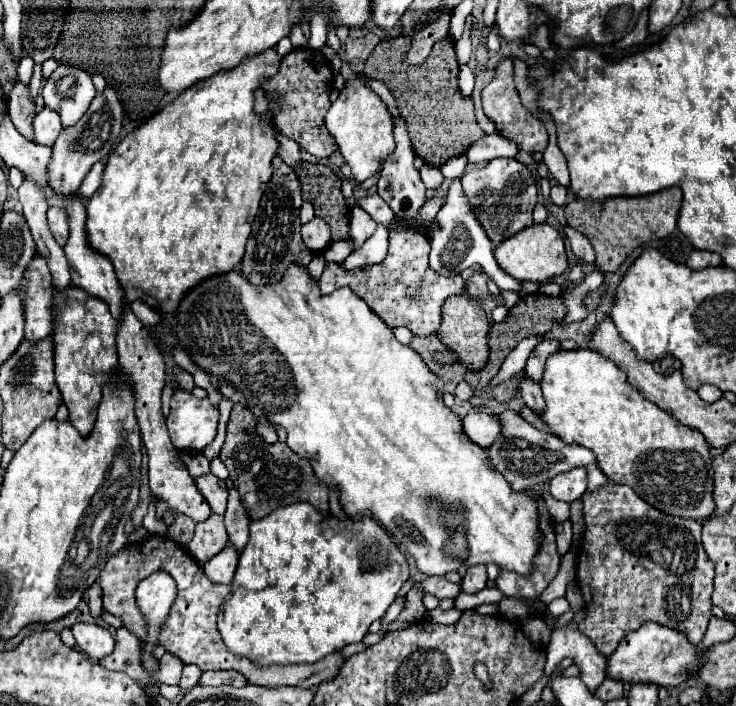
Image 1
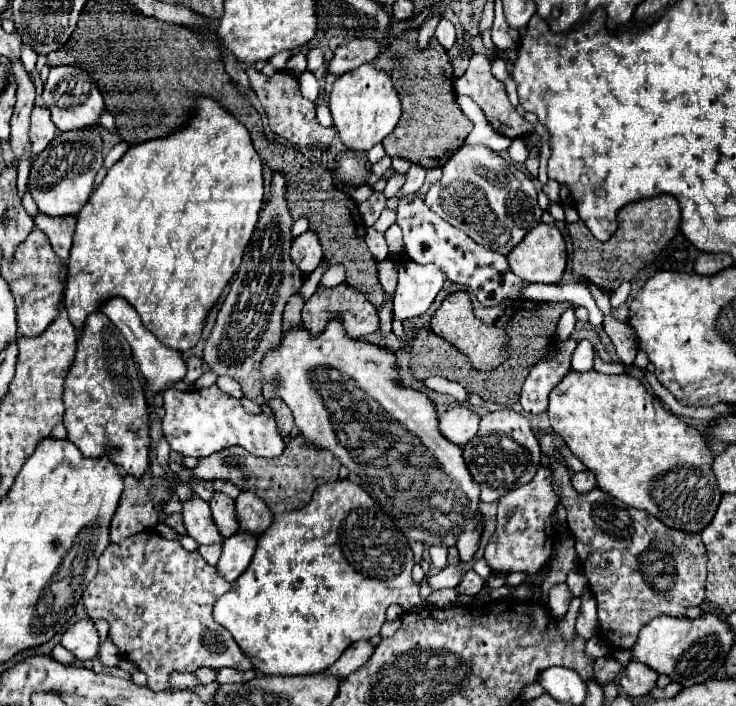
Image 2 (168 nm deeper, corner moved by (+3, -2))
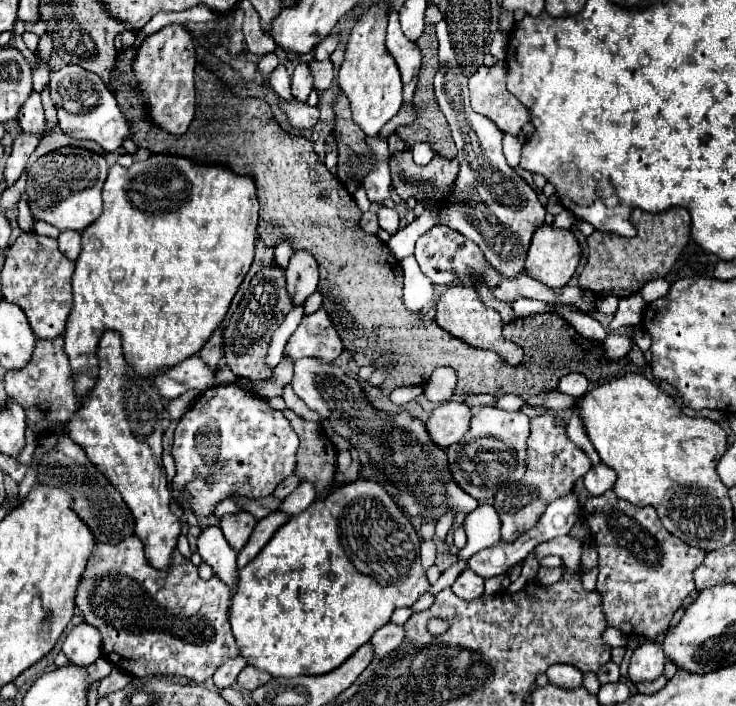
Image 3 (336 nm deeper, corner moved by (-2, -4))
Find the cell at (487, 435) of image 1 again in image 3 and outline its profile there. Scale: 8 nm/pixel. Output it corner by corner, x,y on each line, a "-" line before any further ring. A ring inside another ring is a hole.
450,400
438,406
430,414
426,422
426,430
438,446
448,448
450,444
456,444
458,440
462,440
462,436
470,428
470,420
472,420
470,406
466,402

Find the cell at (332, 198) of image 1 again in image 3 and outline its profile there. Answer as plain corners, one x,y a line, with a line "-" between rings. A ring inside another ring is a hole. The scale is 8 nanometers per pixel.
136,46
118,48
116,54
116,66
114,66
114,96
118,100
118,106
122,108
122,114
126,114
126,120
130,124
130,138
138,148
146,148
152,152
168,152
176,156
196,158
200,162
210,164
226,164
238,174
252,174
256,178
258,188
258,200
260,200
260,226
258,236
264,240
266,246
276,246
282,240
290,238
294,250
308,250
316,256
320,266
320,286
318,290
324,294
322,308
330,314
344,348
354,350
354,358
358,366
368,366
372,362
378,362
378,368
382,368
386,362
394,362
396,368
390,372
388,382
382,382
382,392
390,394
398,386
410,386
418,384
424,386
436,366
452,366
458,374
456,388
462,388
464,394
492,394
492,388
496,392
492,396
500,394
516,394
522,400
528,400
536,392
542,392
544,388
556,388
558,380
572,372
582,372
590,382
596,382
600,378
606,378
610,374
622,372
622,368
628,364
628,358
622,358
618,362
610,362
604,358
602,344
582,338
580,334
562,320
558,314
534,314
516,318
510,324
504,326
504,336
518,346
524,348
524,364
520,366
508,366
504,364
494,352
478,350
462,340
450,336
446,330
442,330
434,320
430,318
418,318
420,314
408,312
402,304
402,268
400,262
392,256
388,256
388,246
380,242
376,236
370,236
362,232
358,220
362,216
358,204
350,196
350,192
336,180
336,176
320,162
316,152
312,150
312,142
308,142
302,136
290,136
286,134
274,120
270,106
260,98
250,96
238,96
232,92
232,88
204,62
196,64
194,70
194,82
196,82
196,116
184,136
172,136
162,128
156,128
156,124
148,118
148,108
144,102
142,92
138,90
138,82
134,80
134,56

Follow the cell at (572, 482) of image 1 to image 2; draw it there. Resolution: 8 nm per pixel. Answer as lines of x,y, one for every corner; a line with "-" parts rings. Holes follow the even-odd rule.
585,470
585,472
577,472
577,474
573,474
571,482
573,482
573,488
575,488
577,492
581,492
581,494
585,494
585,492
597,488
597,480
595,480
595,474
593,474
591,470

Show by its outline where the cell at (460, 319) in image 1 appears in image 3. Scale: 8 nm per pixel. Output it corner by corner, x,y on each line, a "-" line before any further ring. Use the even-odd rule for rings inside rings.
452,286
446,292
442,292
438,298
438,304
436,304
436,324
440,328
444,328
446,332
450,332
454,338
458,338
474,348
496,352
510,366
518,366
522,362
522,356
524,356
522,348
502,336
502,320
500,320
498,312
492,308
486,308
472,288

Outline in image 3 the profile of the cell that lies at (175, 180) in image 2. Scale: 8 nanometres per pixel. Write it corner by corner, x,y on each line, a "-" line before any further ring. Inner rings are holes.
152,154
148,160
140,164
132,164
130,168
122,166
112,166
106,178
106,184
102,188
102,198
104,198
104,210
90,224
88,228
82,230
82,252
76,260
76,270
72,278
72,294
74,294
74,306
66,322
66,332
64,332
64,342
66,342
66,354
70,358
70,364
74,368
74,382
76,382
76,396
78,396
78,406
82,400
88,396
90,388
94,386
98,378
98,340
104,330
116,330
122,336
122,348
126,360
136,368
138,374
144,378
152,378
160,368
170,368
194,354
200,352
200,348
206,344
206,340
212,336
212,332
220,326
224,320
228,306
244,280
252,260
254,260
254,244
258,238
256,226
258,226
258,196
254,188
254,180
250,176
238,176
236,172
230,172
230,168
218,168
218,164
198,164
196,160
186,160
184,156
168,156
168,154

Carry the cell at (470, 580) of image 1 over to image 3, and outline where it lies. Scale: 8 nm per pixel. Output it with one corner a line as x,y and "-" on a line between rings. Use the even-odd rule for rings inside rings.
464,570
458,578
456,578
456,582
452,584
452,590
454,590
454,594
458,596
458,598
462,598
462,600
476,600
476,598
480,598
482,596
482,592
484,592
484,578
480,578
478,574
474,574
474,572
470,572
470,570

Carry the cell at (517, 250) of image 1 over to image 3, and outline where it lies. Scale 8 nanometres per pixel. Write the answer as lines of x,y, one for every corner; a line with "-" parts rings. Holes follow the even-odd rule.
540,226
526,256
524,270
530,278
546,286
564,286
580,262
580,246
570,230

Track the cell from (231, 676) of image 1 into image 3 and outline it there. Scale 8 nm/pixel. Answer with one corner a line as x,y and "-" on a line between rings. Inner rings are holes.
246,666
246,668
238,674
238,680
236,680
236,682
238,682
238,686
240,686
242,690
254,690
254,688
266,684
270,678
272,678
270,674
260,672
260,670
256,670
254,666

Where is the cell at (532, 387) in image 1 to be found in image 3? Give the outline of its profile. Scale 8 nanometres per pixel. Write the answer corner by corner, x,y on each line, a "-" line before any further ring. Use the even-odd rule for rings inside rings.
612,490
604,492
598,498
586,498
580,508
590,526
592,542
598,550
598,594
602,596
602,610
608,626
618,628
626,636
636,634
642,636
646,642
658,642
658,638
662,638
662,634
670,628
674,612
696,590
694,570
706,558
706,550
694,548
662,528
658,514
652,506
638,508
634,504
628,504
626,500
616,498

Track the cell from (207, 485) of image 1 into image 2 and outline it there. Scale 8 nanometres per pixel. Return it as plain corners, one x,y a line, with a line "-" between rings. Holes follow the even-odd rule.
215,492
209,504
211,504
211,510
213,510
213,520
215,520
223,538
229,538
235,532
239,532
239,522
237,522
233,498
229,498
227,494

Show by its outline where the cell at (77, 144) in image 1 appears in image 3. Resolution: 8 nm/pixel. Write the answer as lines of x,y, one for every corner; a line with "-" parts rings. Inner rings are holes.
58,148
40,156
28,172
26,200
30,204
32,216
46,220
58,230
78,230
82,232
102,214
102,186
108,174
108,164
102,154
84,148

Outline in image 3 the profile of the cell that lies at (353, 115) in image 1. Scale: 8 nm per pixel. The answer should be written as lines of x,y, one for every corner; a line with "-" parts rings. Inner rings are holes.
380,2
378,6
372,6
354,26
344,62
338,70
338,88
348,98
352,120
362,128
366,136
378,136
386,122
398,114
402,106
402,80
400,72
396,68
396,62
388,54
384,46
384,34
386,34
386,14
388,6
386,2

